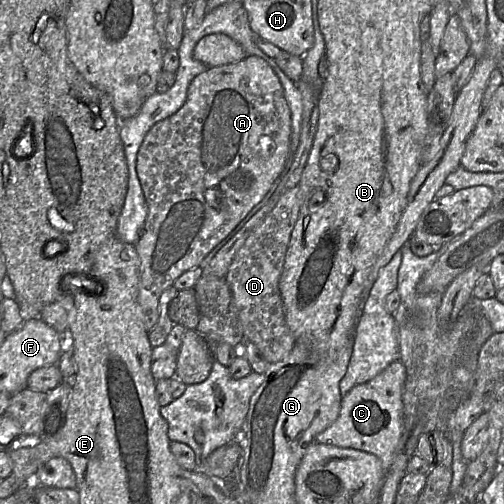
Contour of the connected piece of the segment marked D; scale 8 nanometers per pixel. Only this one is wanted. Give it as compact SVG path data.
M299 185L284 192L275 207L251 231L243 246L236 253L225 276L244 337L270 363L276 363L288 357L296 342L286 323L279 281L301 204L302 193Z

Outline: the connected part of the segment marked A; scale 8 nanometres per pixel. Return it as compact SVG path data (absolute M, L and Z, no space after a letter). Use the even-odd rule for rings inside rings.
M246 55L238 62L208 67L191 81L183 106L171 116L155 123L147 132L137 154L137 174L148 206L147 218L136 244L140 259L138 304L142 321L149 332L159 319L159 299L164 290L188 270L208 265L216 252L228 242L247 221L248 213L270 190L275 180L286 171L291 139L291 112L282 84L266 60L257 55Z

